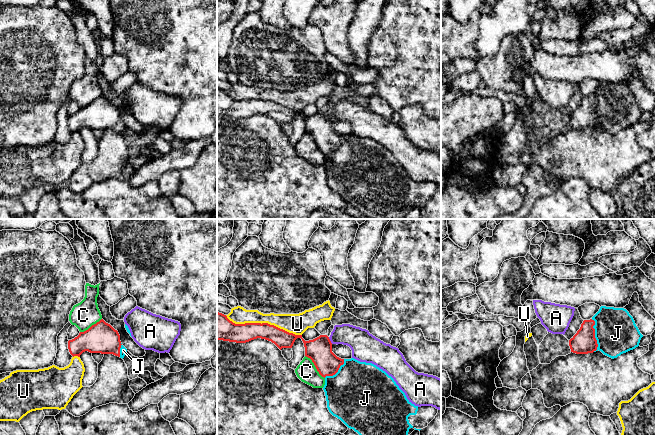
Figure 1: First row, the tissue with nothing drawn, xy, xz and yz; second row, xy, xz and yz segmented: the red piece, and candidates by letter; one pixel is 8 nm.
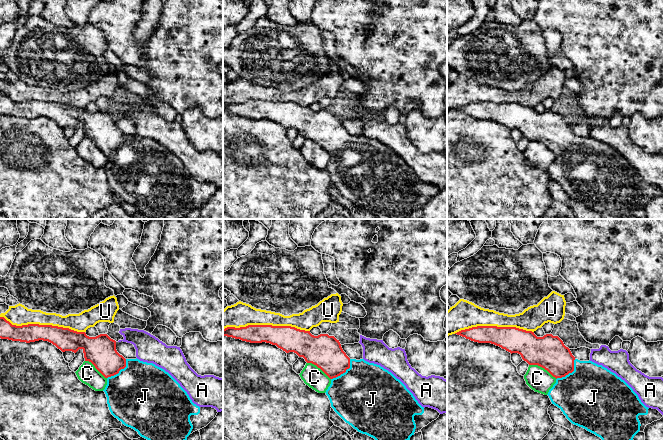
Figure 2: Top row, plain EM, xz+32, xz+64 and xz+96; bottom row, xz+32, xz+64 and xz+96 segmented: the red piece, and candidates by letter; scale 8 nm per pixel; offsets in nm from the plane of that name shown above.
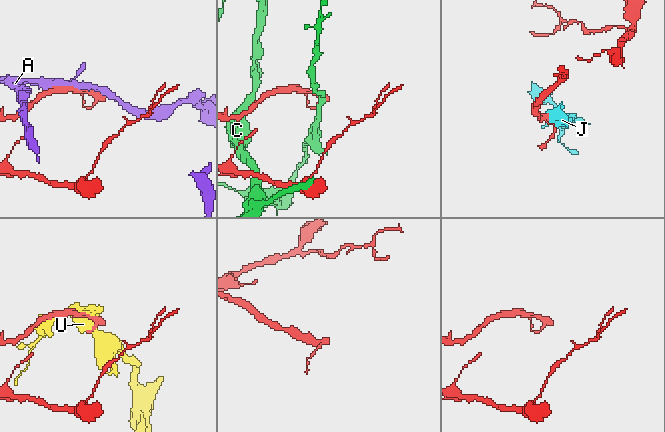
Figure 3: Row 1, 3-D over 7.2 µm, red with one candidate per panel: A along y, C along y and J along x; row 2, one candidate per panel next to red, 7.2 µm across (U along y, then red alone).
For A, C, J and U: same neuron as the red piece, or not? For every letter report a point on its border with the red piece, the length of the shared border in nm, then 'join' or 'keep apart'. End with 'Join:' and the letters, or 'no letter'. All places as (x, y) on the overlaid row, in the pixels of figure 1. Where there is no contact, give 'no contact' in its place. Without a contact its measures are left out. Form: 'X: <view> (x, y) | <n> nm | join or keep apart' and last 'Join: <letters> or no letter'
A: xz (329, 340) | 70 nm | keep apart
C: xz (315, 366) | 240 nm | keep apart
J: yz (594, 335) | 260 nm | join
U: xz (263, 323) | 650 nm | keep apart
Join: J

